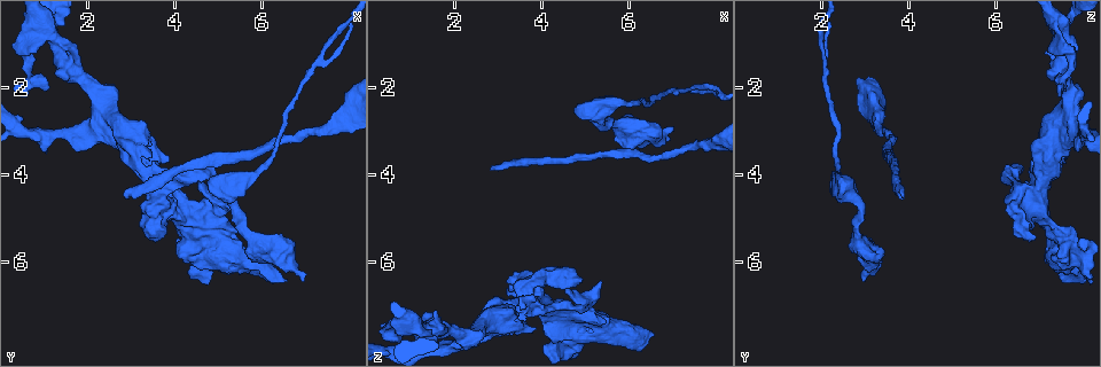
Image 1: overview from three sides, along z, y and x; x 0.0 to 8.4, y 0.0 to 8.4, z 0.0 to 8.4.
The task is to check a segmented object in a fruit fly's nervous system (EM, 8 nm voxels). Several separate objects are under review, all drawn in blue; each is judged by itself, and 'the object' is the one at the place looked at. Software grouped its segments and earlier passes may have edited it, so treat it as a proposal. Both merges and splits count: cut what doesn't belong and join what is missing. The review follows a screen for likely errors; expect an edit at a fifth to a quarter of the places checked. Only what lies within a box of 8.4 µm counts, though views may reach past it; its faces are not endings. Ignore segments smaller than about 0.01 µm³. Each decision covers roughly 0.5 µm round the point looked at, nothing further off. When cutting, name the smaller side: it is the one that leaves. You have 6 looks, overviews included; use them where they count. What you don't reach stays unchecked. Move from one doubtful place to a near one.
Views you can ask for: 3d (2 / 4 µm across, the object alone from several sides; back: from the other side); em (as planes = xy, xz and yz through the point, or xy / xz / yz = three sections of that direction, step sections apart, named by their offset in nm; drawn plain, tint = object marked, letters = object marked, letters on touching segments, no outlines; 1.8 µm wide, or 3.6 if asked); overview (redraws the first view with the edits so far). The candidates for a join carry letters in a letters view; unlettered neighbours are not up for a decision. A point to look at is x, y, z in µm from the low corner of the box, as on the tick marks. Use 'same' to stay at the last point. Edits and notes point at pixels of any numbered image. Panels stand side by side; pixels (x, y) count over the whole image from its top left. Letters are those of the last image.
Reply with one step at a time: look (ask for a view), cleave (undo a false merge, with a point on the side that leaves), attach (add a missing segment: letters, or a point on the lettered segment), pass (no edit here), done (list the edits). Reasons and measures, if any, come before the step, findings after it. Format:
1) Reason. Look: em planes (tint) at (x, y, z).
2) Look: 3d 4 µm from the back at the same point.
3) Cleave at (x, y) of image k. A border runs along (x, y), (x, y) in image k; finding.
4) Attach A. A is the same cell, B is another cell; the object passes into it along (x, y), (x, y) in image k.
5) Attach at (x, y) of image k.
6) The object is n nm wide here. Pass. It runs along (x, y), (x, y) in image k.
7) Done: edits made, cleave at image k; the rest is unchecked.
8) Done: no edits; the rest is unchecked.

Abrupt turn. Look: em yz step 4 (letters) at (4.40, 5.65, 7.75).

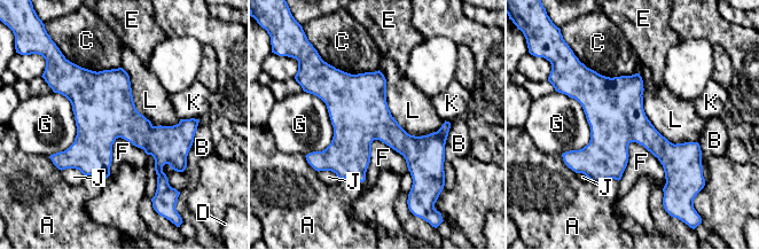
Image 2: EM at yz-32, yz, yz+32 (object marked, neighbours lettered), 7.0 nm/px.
The longest contact is with L, 600 nm. Pass. A, B, C, D, E, F, G, J, K and L are other cells; continuous, no second neuron.

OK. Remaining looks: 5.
Look: 3d 2 µm at (2.90, 4.50, 3.90).

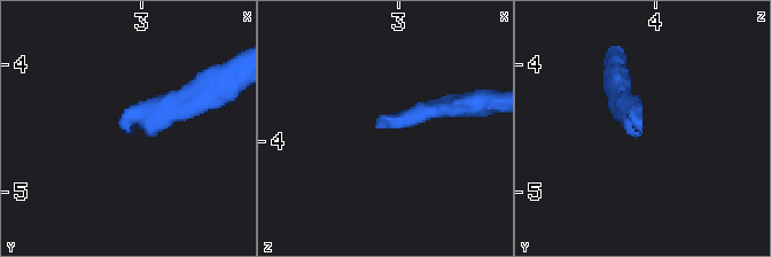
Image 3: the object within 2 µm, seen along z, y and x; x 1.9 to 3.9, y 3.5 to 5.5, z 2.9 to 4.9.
Look: em planes (letters) at (2.90, 4.54, 3.90).

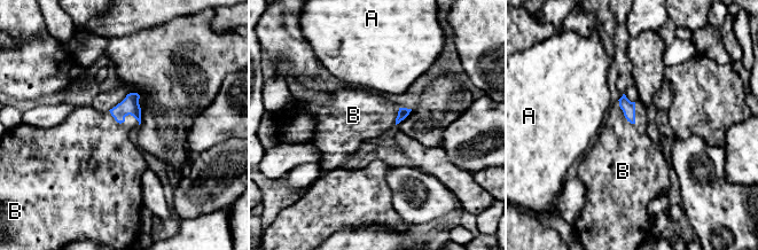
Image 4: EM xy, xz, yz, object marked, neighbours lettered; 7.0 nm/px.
Attach B. B is the same cell, A is another cell; the object passes into it along (628, 108), (624, 114), (622, 149) in image 4; it goes on there.

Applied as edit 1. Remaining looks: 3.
Done: edits made, attach at image 4; the rest is unchecked.

